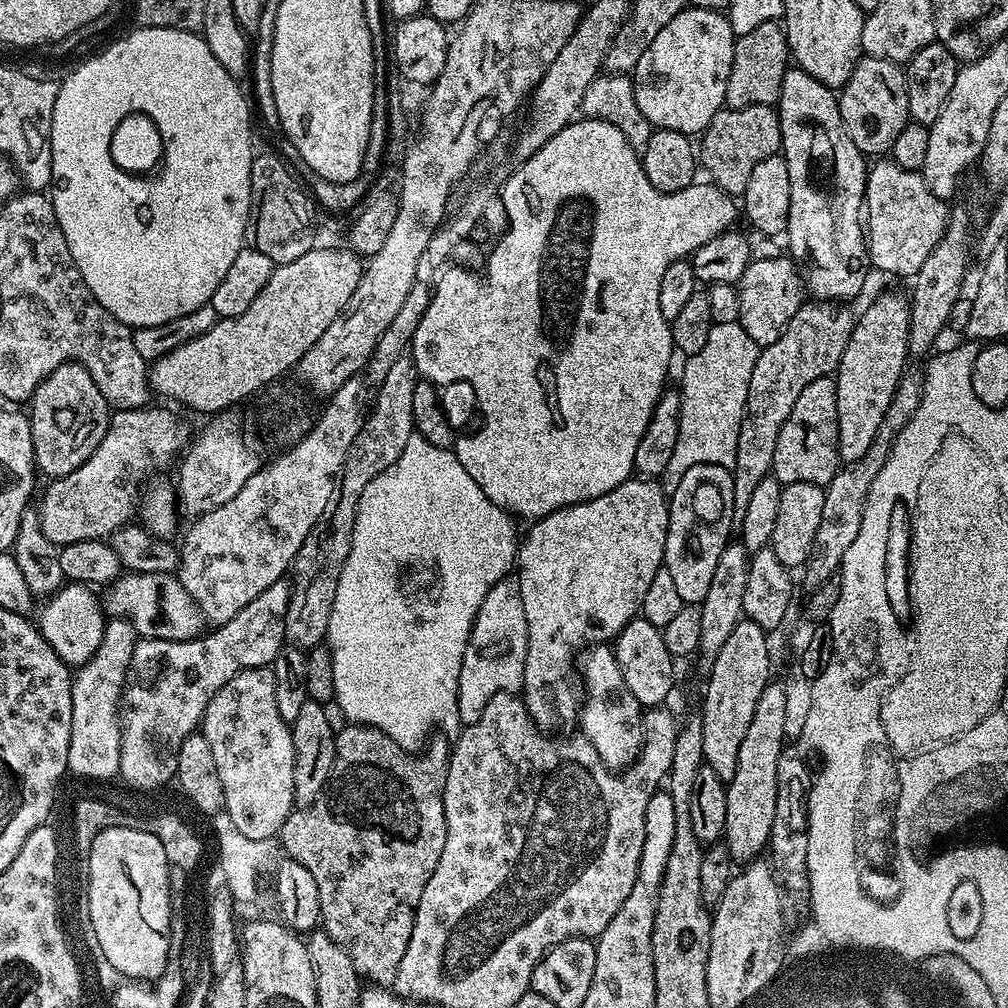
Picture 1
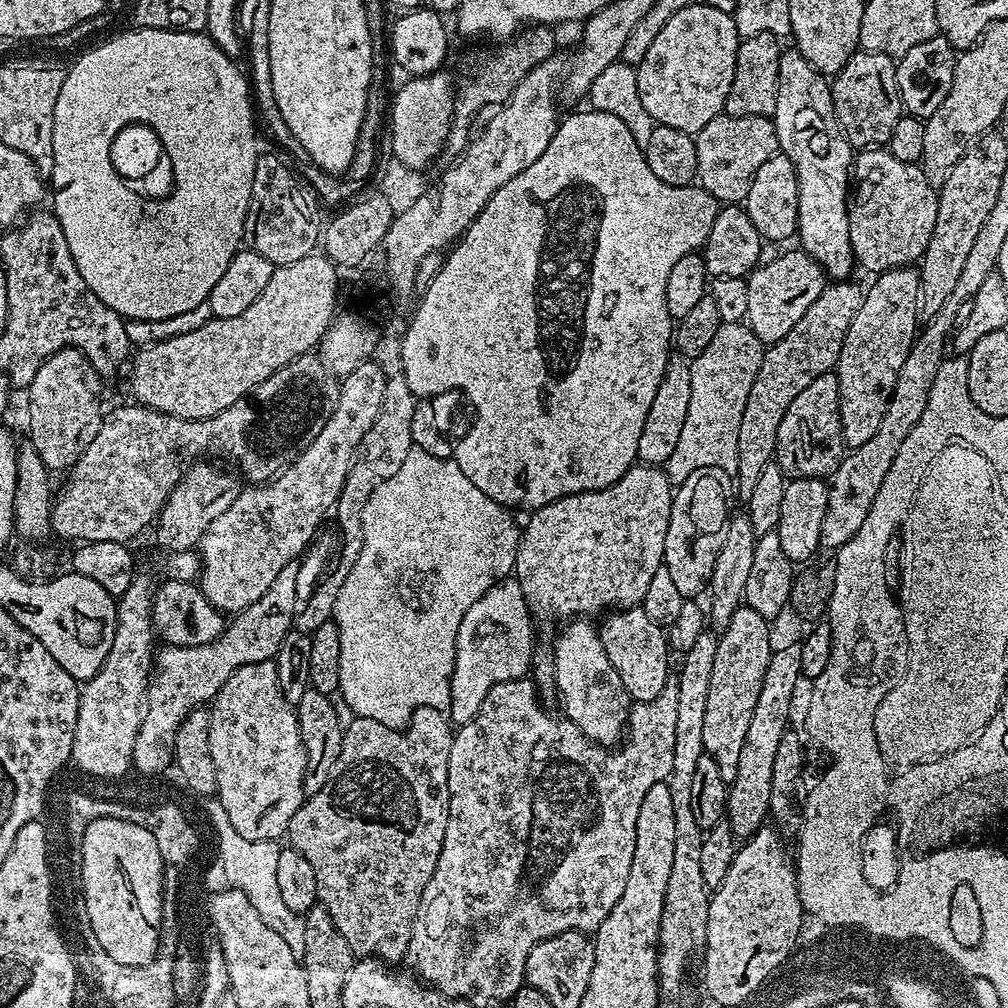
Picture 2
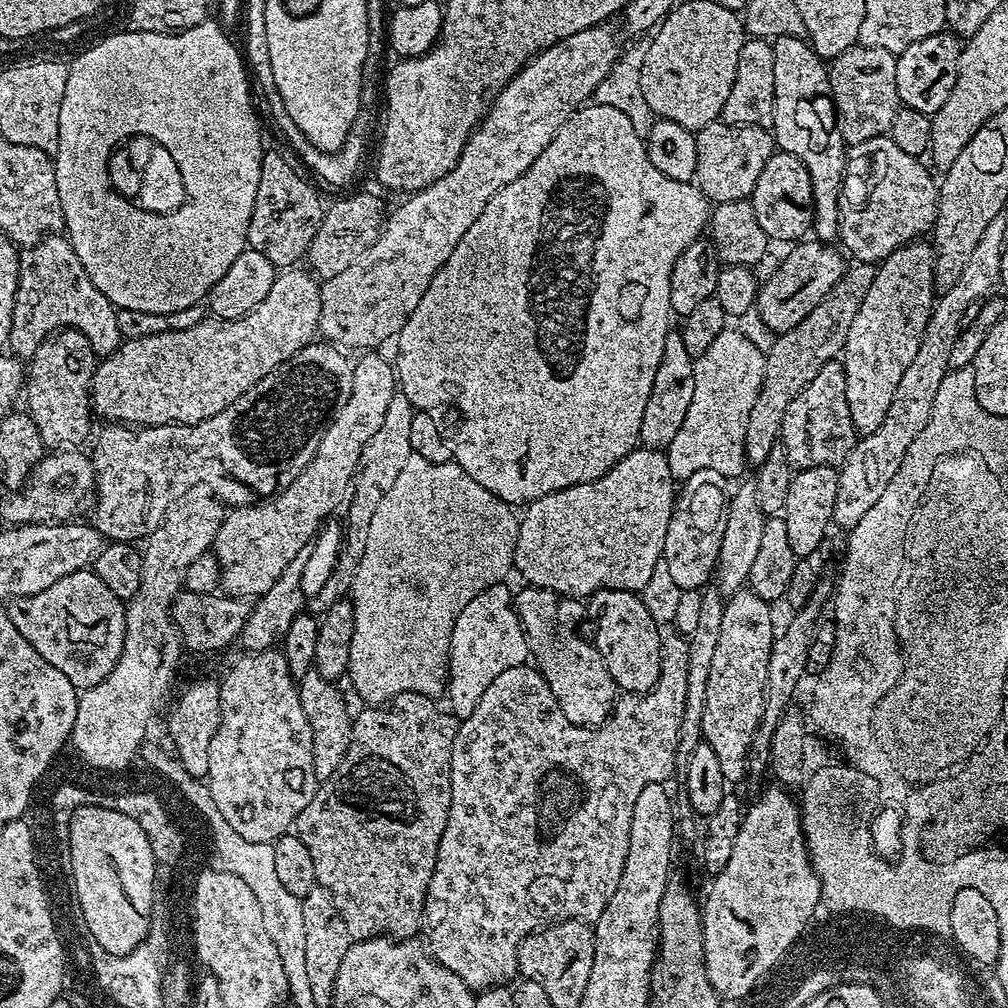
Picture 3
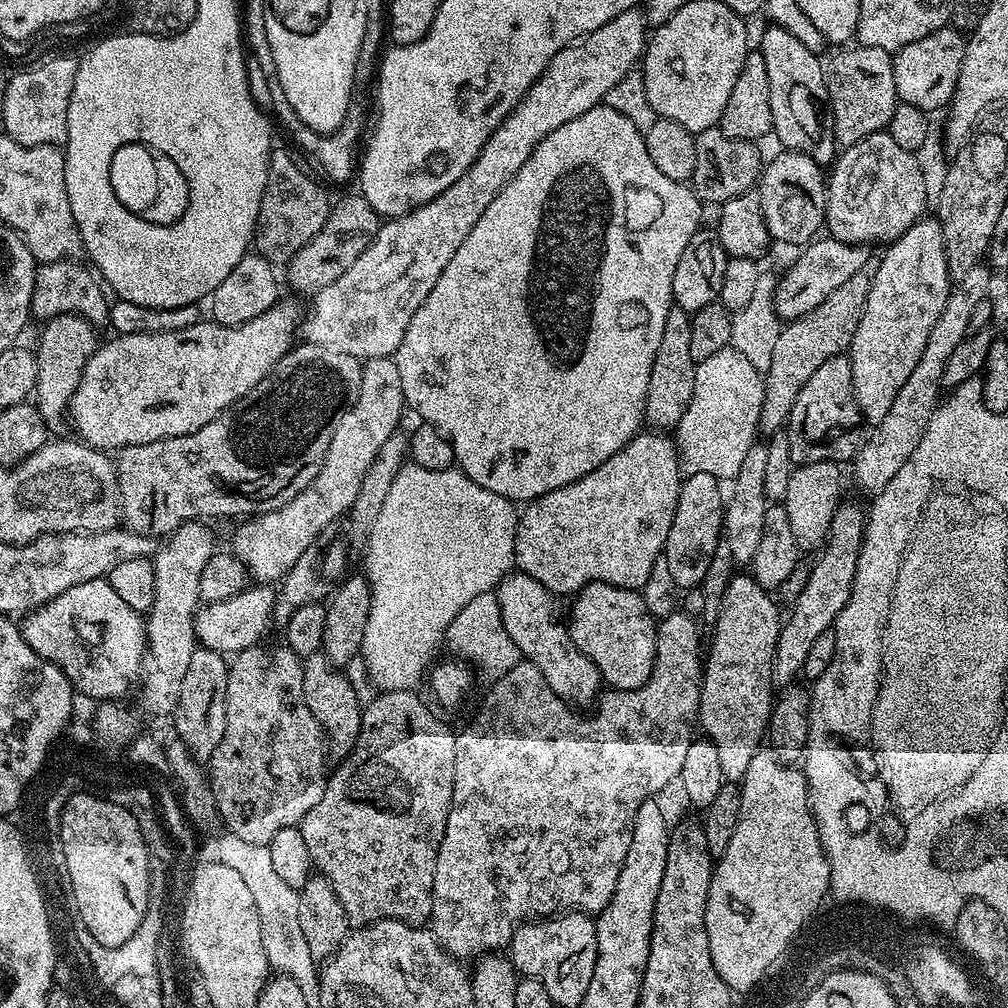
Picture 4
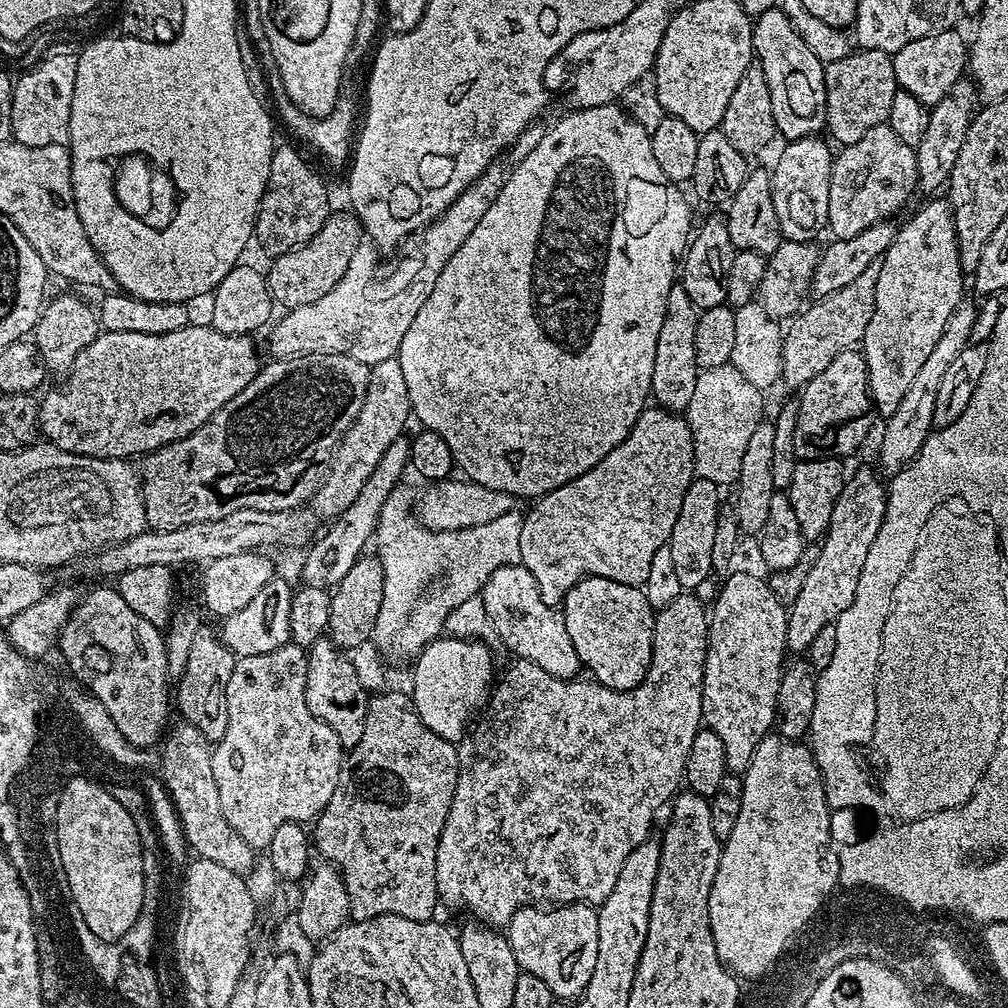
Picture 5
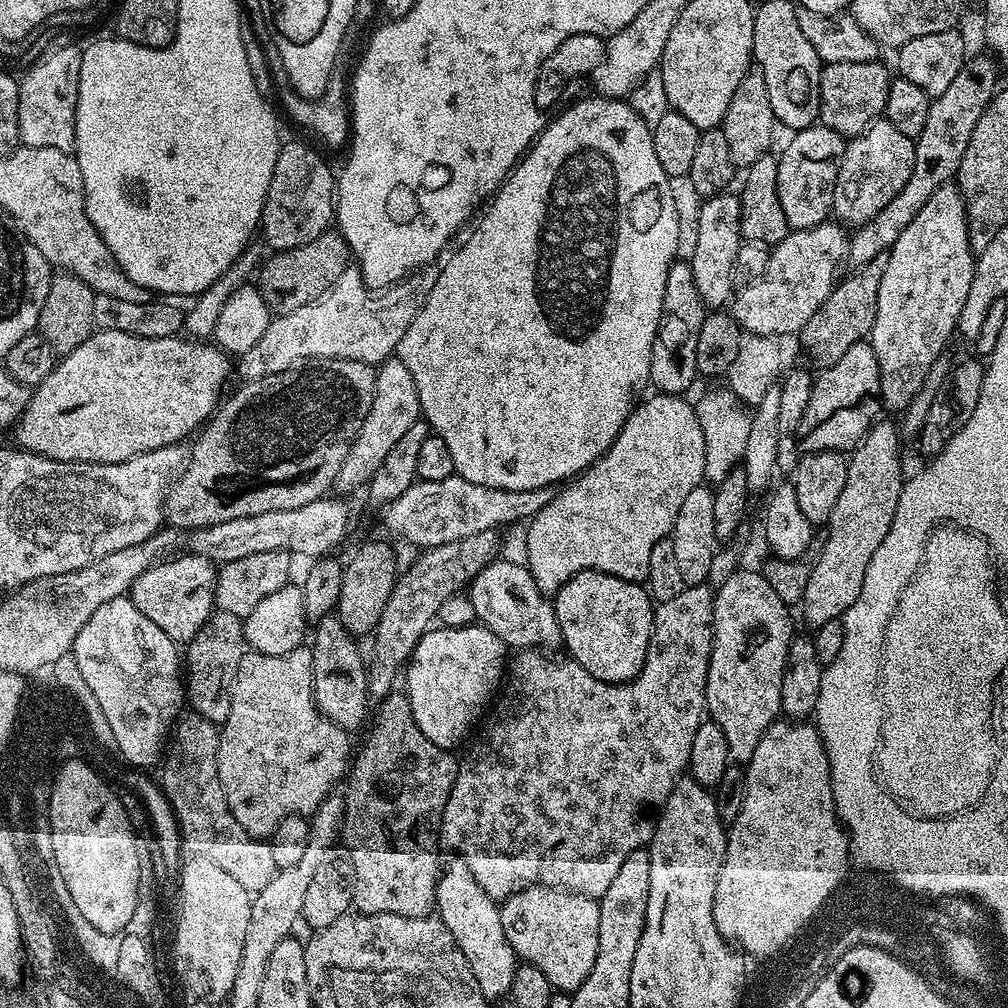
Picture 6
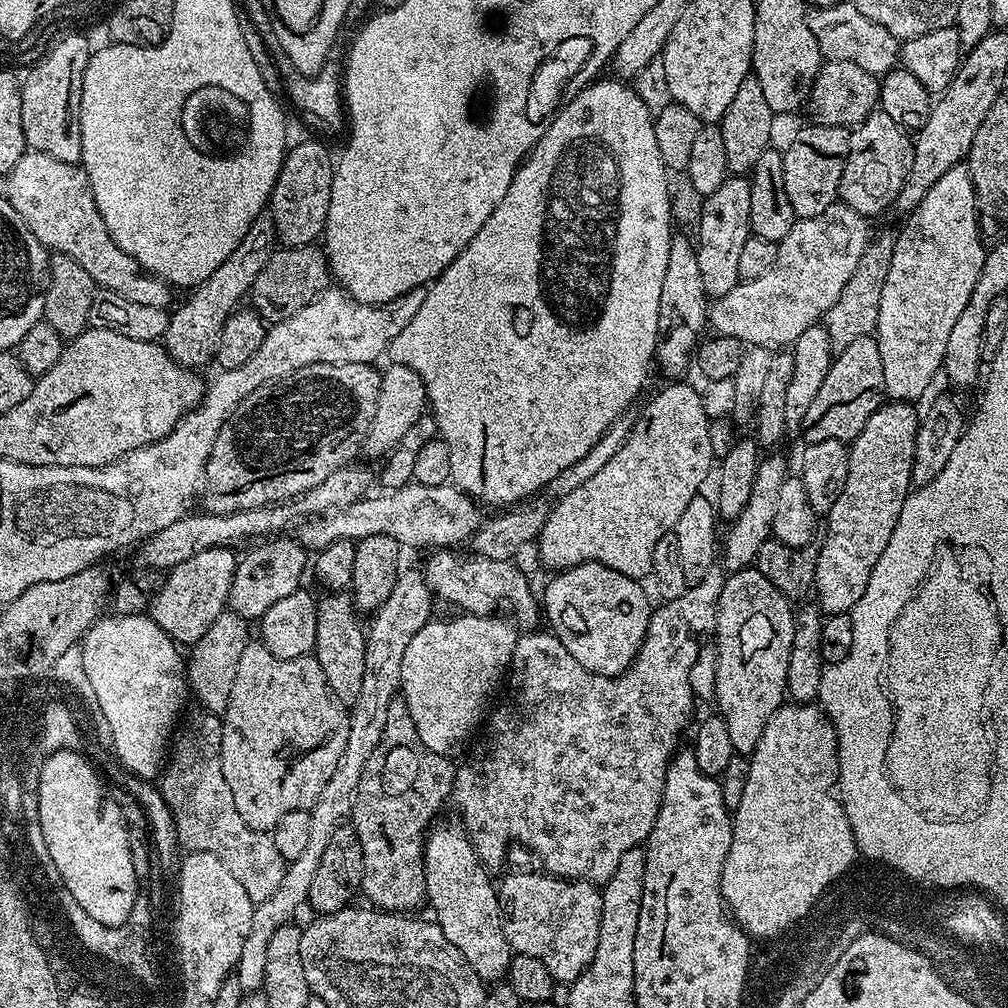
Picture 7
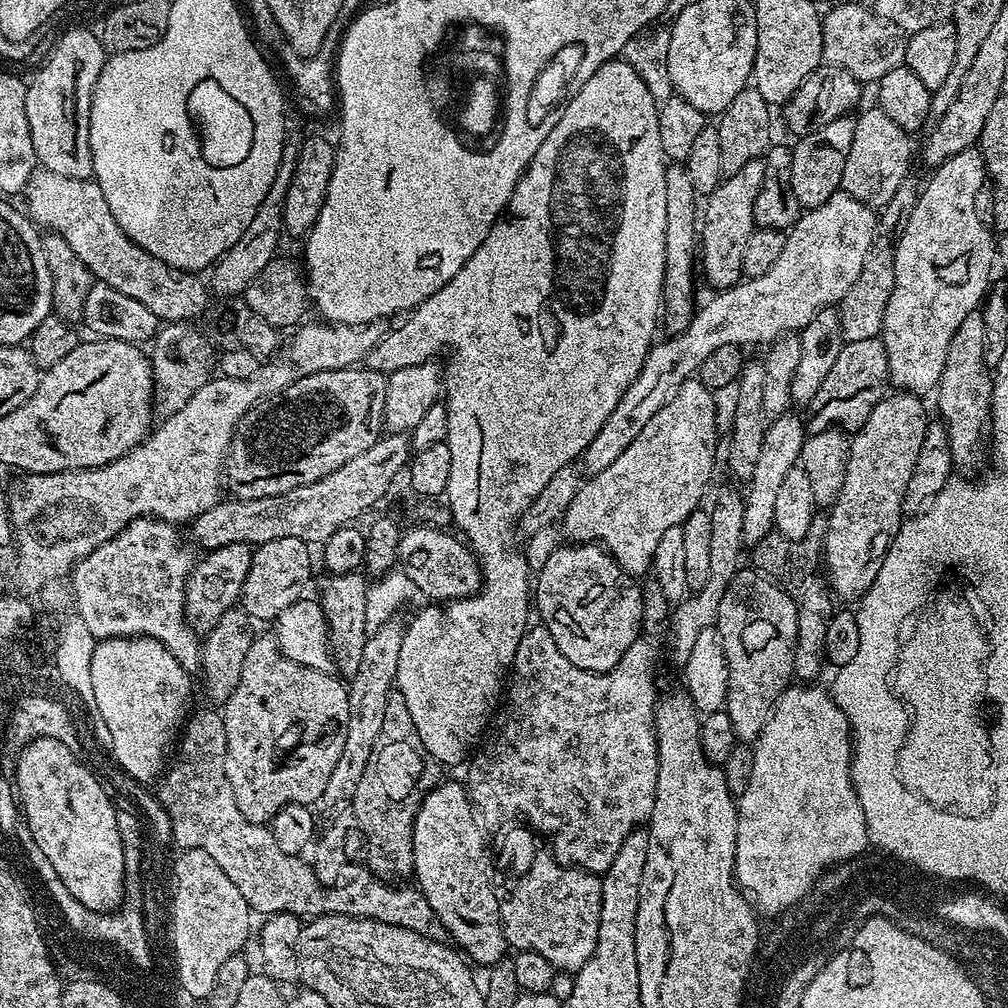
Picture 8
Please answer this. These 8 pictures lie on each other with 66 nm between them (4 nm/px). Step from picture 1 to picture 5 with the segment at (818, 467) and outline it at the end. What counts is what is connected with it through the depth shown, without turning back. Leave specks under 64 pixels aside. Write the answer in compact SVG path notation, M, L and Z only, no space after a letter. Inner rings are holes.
M848 348L822 374L804 385L796 404L798 418L794 426L794 450L800 460L845 458L860 448L872 428L872 396L868 392L868 371L863 351Z

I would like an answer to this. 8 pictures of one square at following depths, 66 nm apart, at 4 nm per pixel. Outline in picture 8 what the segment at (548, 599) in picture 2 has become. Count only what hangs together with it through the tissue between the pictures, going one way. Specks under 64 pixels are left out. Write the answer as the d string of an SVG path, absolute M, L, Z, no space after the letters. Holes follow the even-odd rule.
M699 378L682 382L676 396L646 422L642 434L622 450L622 455L602 474L587 477L581 483L578 494L565 510L562 517L562 532L569 541L576 544L599 544L616 559L618 566L627 576L640 578L652 567L654 549L662 538L663 532L670 526L681 526L686 517L701 507L704 487L712 476L712 463L716 460L716 441L718 435L715 426L715 402L713 389L708 388Z

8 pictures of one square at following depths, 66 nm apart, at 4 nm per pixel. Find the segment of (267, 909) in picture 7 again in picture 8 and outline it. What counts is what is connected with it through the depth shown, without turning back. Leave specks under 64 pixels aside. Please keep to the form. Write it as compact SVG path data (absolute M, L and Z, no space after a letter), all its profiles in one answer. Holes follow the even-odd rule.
M396 622L384 624L371 633L362 650L362 663L358 666L358 674L354 674L347 681L350 722L346 726L346 742L342 746L342 755L334 765L334 774L330 774L326 781L326 790L322 797L322 804L332 808L331 810L339 809L351 801L354 790L358 790L358 782L362 782L366 762L370 762L370 754L374 754L374 742L378 742L378 734L382 734L386 702L396 683L398 654L402 654L403 637L404 628L396 625Z

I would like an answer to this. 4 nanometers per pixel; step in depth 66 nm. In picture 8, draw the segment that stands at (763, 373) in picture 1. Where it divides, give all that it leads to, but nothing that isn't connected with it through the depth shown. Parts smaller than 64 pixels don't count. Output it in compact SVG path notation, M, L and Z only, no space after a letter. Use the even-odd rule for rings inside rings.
M909 178L898 186L898 191L890 202L884 205L878 216L876 237L866 254L866 262L862 262L862 274L858 274L854 286L846 290L838 305L842 334L847 342L862 342L862 338L877 338L883 333L886 318L886 302L890 302L890 290L894 290L894 254L896 241L900 231L906 226L910 214L914 214L914 206L920 197L921 185Z

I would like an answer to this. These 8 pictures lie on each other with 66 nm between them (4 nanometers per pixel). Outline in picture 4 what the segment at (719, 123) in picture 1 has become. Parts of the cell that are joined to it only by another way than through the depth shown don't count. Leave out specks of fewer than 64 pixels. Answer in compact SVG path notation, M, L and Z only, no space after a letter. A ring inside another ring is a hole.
M719 126L695 133L696 153L694 154L694 174L690 187L702 202L708 200L713 206L726 203L730 198L751 193L757 187L762 171L762 159L755 143L750 140L726 138Z

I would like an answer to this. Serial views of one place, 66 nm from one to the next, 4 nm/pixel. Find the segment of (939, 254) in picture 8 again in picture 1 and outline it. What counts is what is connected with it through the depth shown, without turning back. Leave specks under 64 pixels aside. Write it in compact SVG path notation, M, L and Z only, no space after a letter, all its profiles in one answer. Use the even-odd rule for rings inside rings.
M884 292L855 321L850 342L836 367L836 397L838 398L838 450L844 464L858 462L870 450L882 418L894 398L894 390L906 371L910 303L907 295Z

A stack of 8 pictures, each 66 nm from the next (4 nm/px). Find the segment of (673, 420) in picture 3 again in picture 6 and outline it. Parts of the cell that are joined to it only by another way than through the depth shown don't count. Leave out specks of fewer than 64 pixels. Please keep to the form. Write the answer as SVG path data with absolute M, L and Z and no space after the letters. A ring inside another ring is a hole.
M683 258L673 260L666 274L666 294L662 298L660 325L656 331L650 358L648 379L657 393L666 396L684 396L687 388L698 380L696 371L698 330L702 330L705 315L706 305L704 299L698 294L698 286L694 286L691 263Z

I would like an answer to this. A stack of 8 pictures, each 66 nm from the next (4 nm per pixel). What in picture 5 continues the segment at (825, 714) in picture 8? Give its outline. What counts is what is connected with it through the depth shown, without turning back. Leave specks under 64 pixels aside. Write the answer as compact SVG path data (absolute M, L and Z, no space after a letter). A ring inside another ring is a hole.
M769 734L758 742L758 750L754 750L754 758L750 758L750 766L742 773L744 789L742 790L742 810L738 814L738 822L734 822L734 830L730 830L730 838L723 841L718 862L718 874L714 874L714 886L710 886L708 899L708 917L710 918L710 934L714 938L714 950L718 950L718 958L727 966L728 971L739 976L741 972L764 972L764 964L772 960L772 956L780 953L780 944L788 940L788 932L800 928L804 920L816 914L824 907L834 886L840 884L840 858L835 852L831 834L831 814L820 775L818 762L813 756L813 749L799 740L787 740L779 734Z

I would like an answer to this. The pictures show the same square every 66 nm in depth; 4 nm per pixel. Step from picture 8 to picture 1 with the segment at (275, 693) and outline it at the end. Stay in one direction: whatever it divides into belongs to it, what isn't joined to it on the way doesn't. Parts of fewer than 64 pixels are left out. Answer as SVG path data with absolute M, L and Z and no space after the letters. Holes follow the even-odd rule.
M271 667L246 669L230 678L230 682L210 698L204 711L202 731L218 766L224 795L223 811L228 812L240 833L250 839L271 841L279 837L286 818L294 811L294 738L291 727L282 714L278 714Z

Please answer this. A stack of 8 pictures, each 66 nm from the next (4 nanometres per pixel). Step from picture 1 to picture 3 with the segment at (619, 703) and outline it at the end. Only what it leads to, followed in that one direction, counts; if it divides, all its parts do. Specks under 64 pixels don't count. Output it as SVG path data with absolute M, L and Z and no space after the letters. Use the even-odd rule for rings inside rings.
M524 586L514 596L515 610L524 627L525 640L528 643L529 657L534 661L534 666L544 675L544 681L550 686L550 694L562 706L562 714L570 718L572 724L585 726L599 726L612 715L612 708L618 699L618 689L614 678L610 678L610 670L606 670L606 662L598 654L595 643L583 640L576 633L576 615L582 612L579 599L565 598L558 592L551 592L549 588L534 588Z

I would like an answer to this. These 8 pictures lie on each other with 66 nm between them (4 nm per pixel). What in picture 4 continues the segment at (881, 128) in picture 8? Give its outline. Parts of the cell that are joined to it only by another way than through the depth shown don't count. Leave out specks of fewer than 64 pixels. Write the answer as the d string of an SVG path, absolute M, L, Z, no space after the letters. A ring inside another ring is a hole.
M886 130L870 134L857 144L847 145L831 165L832 177L829 175L826 180L824 222L827 235L847 244L884 246L906 234L906 230L925 215L924 207L928 204L928 184L916 159L913 153L902 150Z

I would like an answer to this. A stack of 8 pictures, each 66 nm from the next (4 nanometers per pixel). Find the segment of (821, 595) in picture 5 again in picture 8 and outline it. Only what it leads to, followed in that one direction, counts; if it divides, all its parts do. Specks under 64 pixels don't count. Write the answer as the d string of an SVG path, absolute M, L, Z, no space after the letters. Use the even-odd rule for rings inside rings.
M896 390L886 394L878 402L878 406L870 410L867 422L857 428L851 437L846 462L846 482L842 486L842 494L838 494L838 498L830 506L829 512L832 513L828 516L828 529L824 532L824 540L822 539L822 568L829 588L839 599L841 596L844 600L859 601L866 590L874 586L874 578L878 578L878 569L882 567L882 558L892 545L893 536L900 529L906 512L906 486L910 482L910 474L914 474L914 462L918 462L918 450L922 450L922 438L926 438L930 423L924 402L913 392Z

